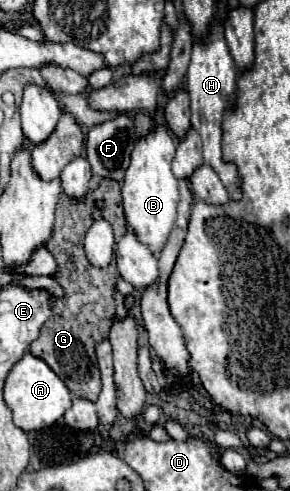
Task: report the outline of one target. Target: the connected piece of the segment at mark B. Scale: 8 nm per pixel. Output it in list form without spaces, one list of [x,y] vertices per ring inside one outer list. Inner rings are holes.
[[[155,125],[145,137],[137,139],[135,149],[131,153],[131,163],[121,183],[123,209],[125,209],[127,223],[137,233],[139,241],[149,245],[149,249],[155,255],[165,245],[177,217],[179,187],[177,187],[177,177],[171,171],[173,155],[175,155],[175,137],[165,125]]]

